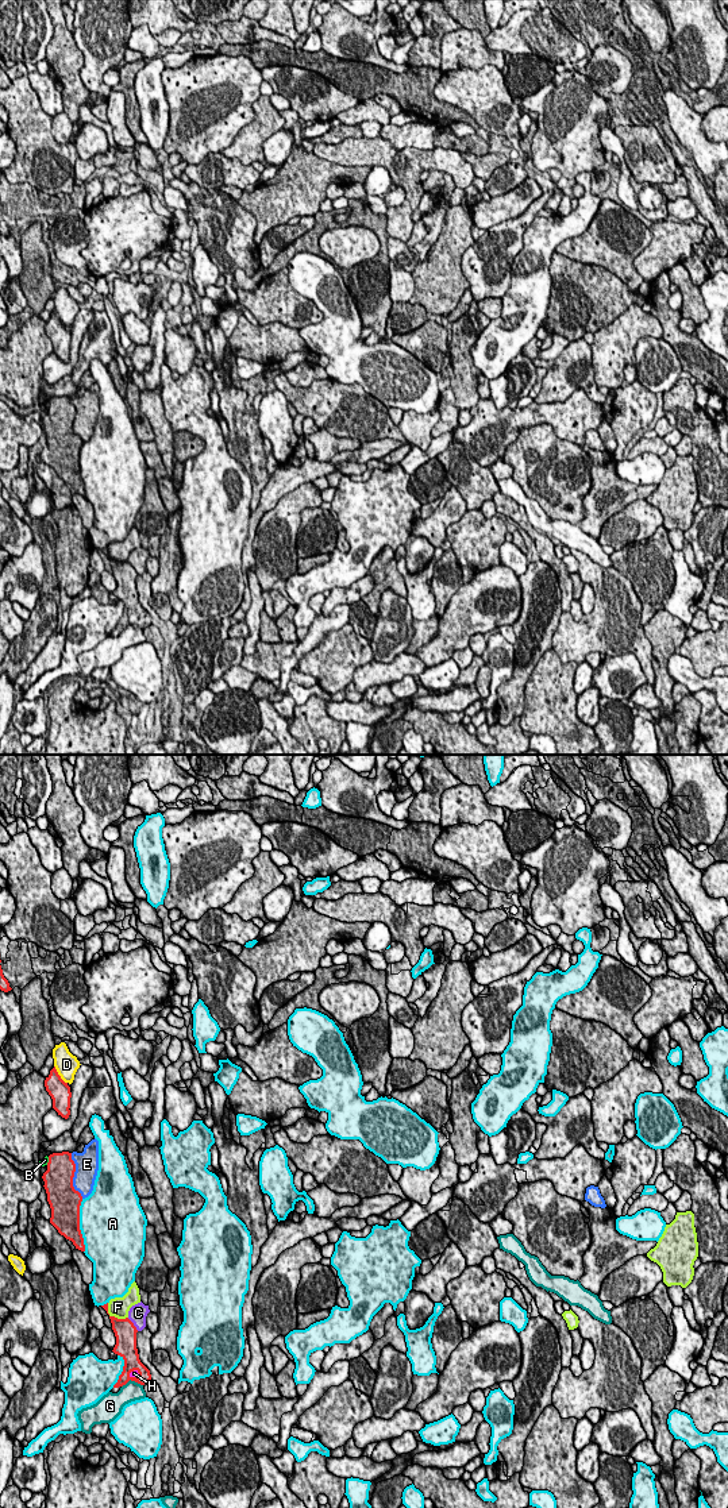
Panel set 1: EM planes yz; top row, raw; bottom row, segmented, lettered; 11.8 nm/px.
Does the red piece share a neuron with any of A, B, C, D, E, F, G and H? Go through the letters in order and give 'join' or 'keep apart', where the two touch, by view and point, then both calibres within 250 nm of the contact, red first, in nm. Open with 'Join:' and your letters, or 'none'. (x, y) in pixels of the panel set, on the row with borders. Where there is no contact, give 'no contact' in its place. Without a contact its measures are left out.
Join: H
A: keep apart; meets red in yz at (79, 1226); 360 nm thick on the red side, 480 nm on the other
B: keep apart; meets red in yz at (49, 1161); 360 nm thick on the red side, 70 nm on the other
C: keep apart; meets red in yz at (133, 1325); 260 nm thick on the red side, 220 nm on the other
D: keep apart; meets red in yz at (58, 1075); 240 nm thick on the red side, 280 nm on the other
E: keep apart; meets red in yz at (73, 1176); 360 nm thick on the red side, 280 nm on the other
F: keep apart; meets red in yz at (114, 1316); 260 nm thick on the red side, 240 nm on the other
G: keep apart; meets red in yz at (131, 1380); 190 nm thick on the red side, 240 nm on the other
H: join; meets red in yz at (134, 1377); 190 nm thick on the red side, 70 nm on the other

